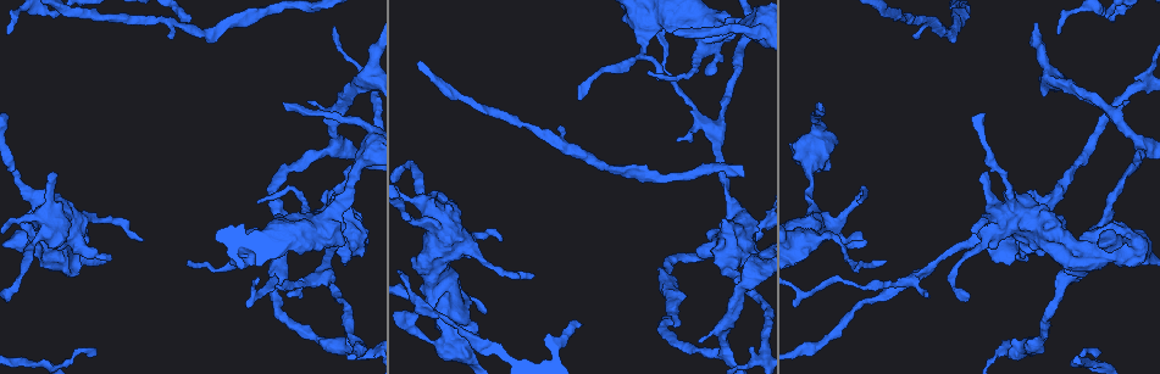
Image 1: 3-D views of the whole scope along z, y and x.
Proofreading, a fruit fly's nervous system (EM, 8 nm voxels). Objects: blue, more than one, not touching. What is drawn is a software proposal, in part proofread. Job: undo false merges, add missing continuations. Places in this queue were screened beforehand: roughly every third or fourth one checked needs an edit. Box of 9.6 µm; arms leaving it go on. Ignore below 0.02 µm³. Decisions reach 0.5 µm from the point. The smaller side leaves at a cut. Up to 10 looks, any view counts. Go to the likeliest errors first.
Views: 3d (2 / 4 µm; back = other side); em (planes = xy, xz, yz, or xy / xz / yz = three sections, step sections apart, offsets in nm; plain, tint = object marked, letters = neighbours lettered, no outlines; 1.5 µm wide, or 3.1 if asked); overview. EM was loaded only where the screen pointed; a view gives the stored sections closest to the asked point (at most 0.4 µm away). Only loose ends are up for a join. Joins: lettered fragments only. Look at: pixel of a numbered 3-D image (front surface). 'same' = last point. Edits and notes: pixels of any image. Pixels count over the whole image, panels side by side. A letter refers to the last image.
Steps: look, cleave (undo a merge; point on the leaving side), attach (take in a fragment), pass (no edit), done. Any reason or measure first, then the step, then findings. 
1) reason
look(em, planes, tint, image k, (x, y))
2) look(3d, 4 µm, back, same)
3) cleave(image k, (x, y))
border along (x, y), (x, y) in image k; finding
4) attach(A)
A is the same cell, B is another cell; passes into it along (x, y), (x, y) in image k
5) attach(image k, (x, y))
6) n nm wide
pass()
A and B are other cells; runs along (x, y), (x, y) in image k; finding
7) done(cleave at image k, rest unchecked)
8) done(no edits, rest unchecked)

an open end
look(3d, 4 µm, image 1, (672, 32))

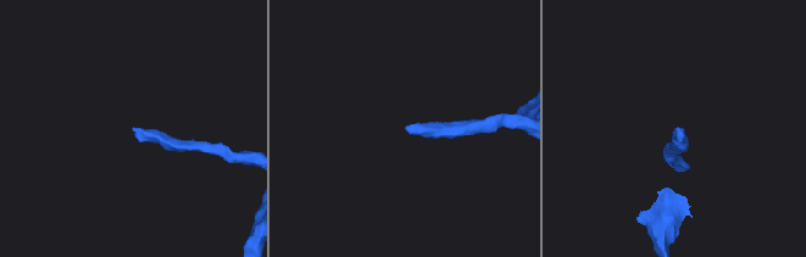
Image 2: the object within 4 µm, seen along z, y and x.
look(em, planes, letters, image 2, (135, 128))

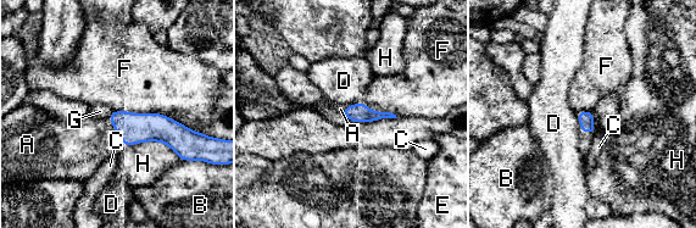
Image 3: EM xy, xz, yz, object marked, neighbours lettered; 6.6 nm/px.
F touches over 440 nm
attach(A)
A is the same cell, B, C, D, E, F, G and H are other cells; it goes on there

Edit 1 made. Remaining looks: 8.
look(overview)

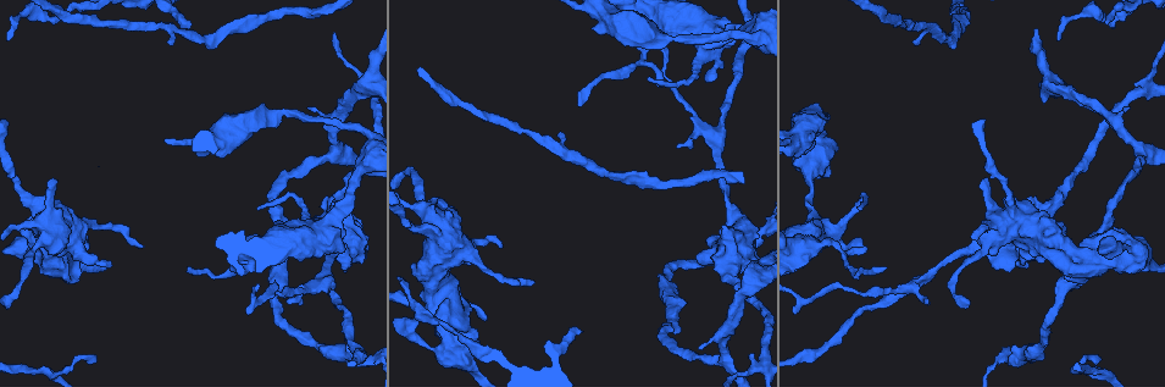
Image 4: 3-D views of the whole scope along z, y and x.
branch stops here
look(3d, 2 µm, image 4, (190, 23))

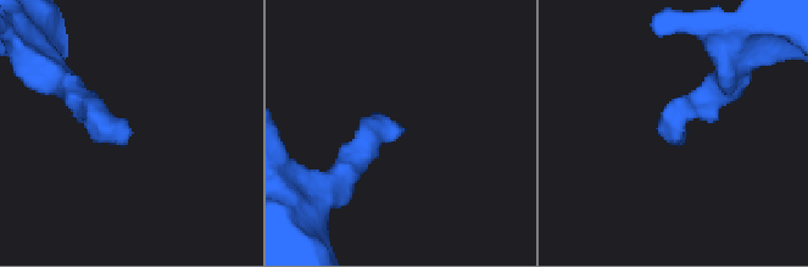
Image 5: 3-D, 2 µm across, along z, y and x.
need the tissue
look(em, planes, letters, image 5, (400, 126))

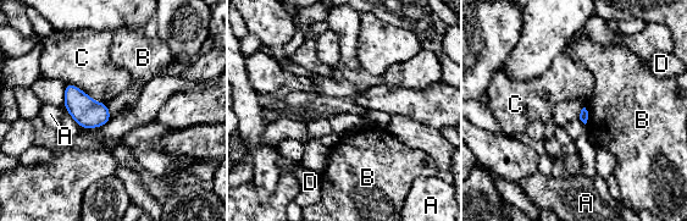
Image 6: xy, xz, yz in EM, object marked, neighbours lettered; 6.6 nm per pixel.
pass()
A, B, C and D are other cells; border along (585, 106), (587, 111), (586, 123) in image 6; no lettered fragment goes on from it

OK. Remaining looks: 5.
sharp bend
look(em, planes, tint, image 4, (258, 302))

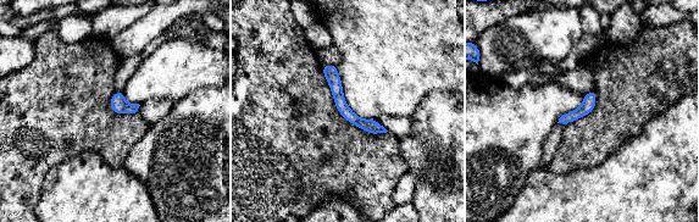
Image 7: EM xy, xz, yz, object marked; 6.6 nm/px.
see the neighbours
look(em, planes, letters, same)

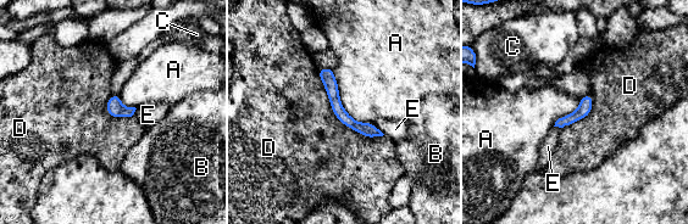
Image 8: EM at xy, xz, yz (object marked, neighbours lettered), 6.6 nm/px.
pass()
A, B, C, D and E are other cells; runs along (321, 71), (337, 108), (377, 133) in image 8; one cell here

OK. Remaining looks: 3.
calibre changes
look(3d, 4 µm, back, image 4, (351, 191))

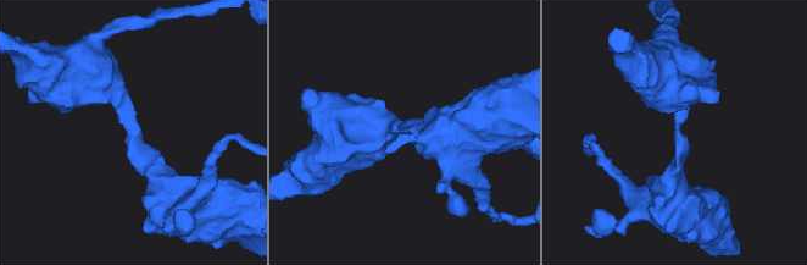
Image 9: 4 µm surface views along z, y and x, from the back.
arms of 300, 380 nm
look(em, planes, tint, image 9, (136, 127))

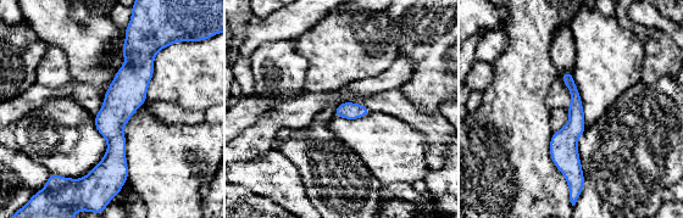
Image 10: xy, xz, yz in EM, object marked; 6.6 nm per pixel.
see the neighbours
look(em, planes, letters, same)

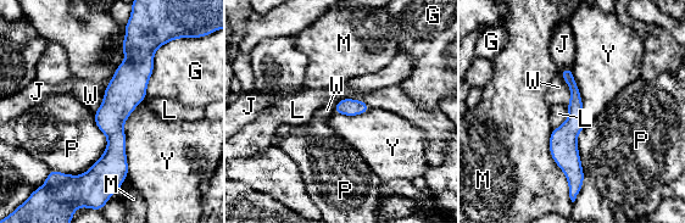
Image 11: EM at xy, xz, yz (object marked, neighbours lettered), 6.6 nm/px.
110 nm wide
pass()
G, J, L, M, P, W and Y are other cells; runs along (129, 38), (132, 77), (101, 180) in image 11; all the same cell

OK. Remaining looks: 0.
done(attach at image 3, rest unchecked)

